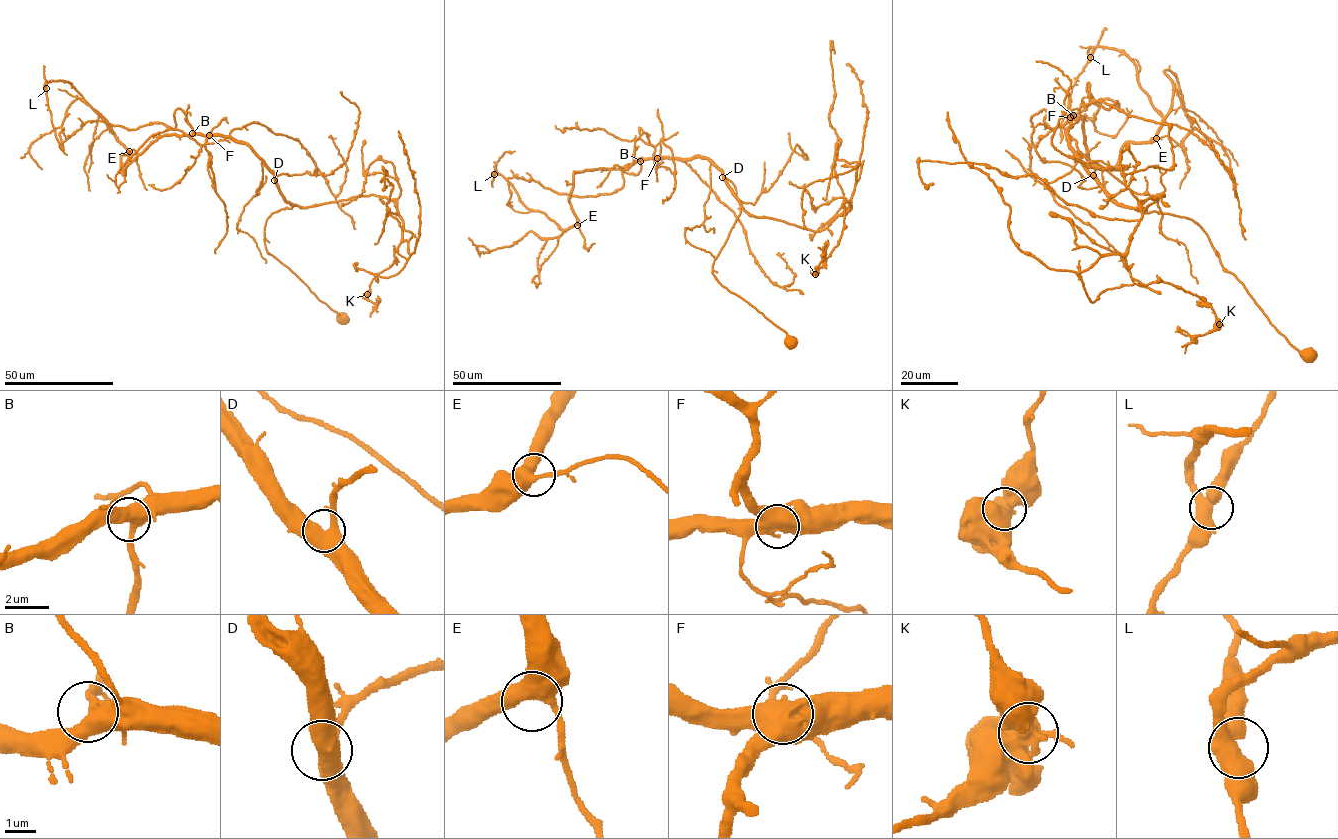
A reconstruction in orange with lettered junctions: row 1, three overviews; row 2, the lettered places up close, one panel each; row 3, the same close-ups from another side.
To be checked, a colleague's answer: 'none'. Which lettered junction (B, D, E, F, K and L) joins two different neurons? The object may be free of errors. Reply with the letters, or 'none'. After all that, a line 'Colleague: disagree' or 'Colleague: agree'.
none
Colleague: agree

